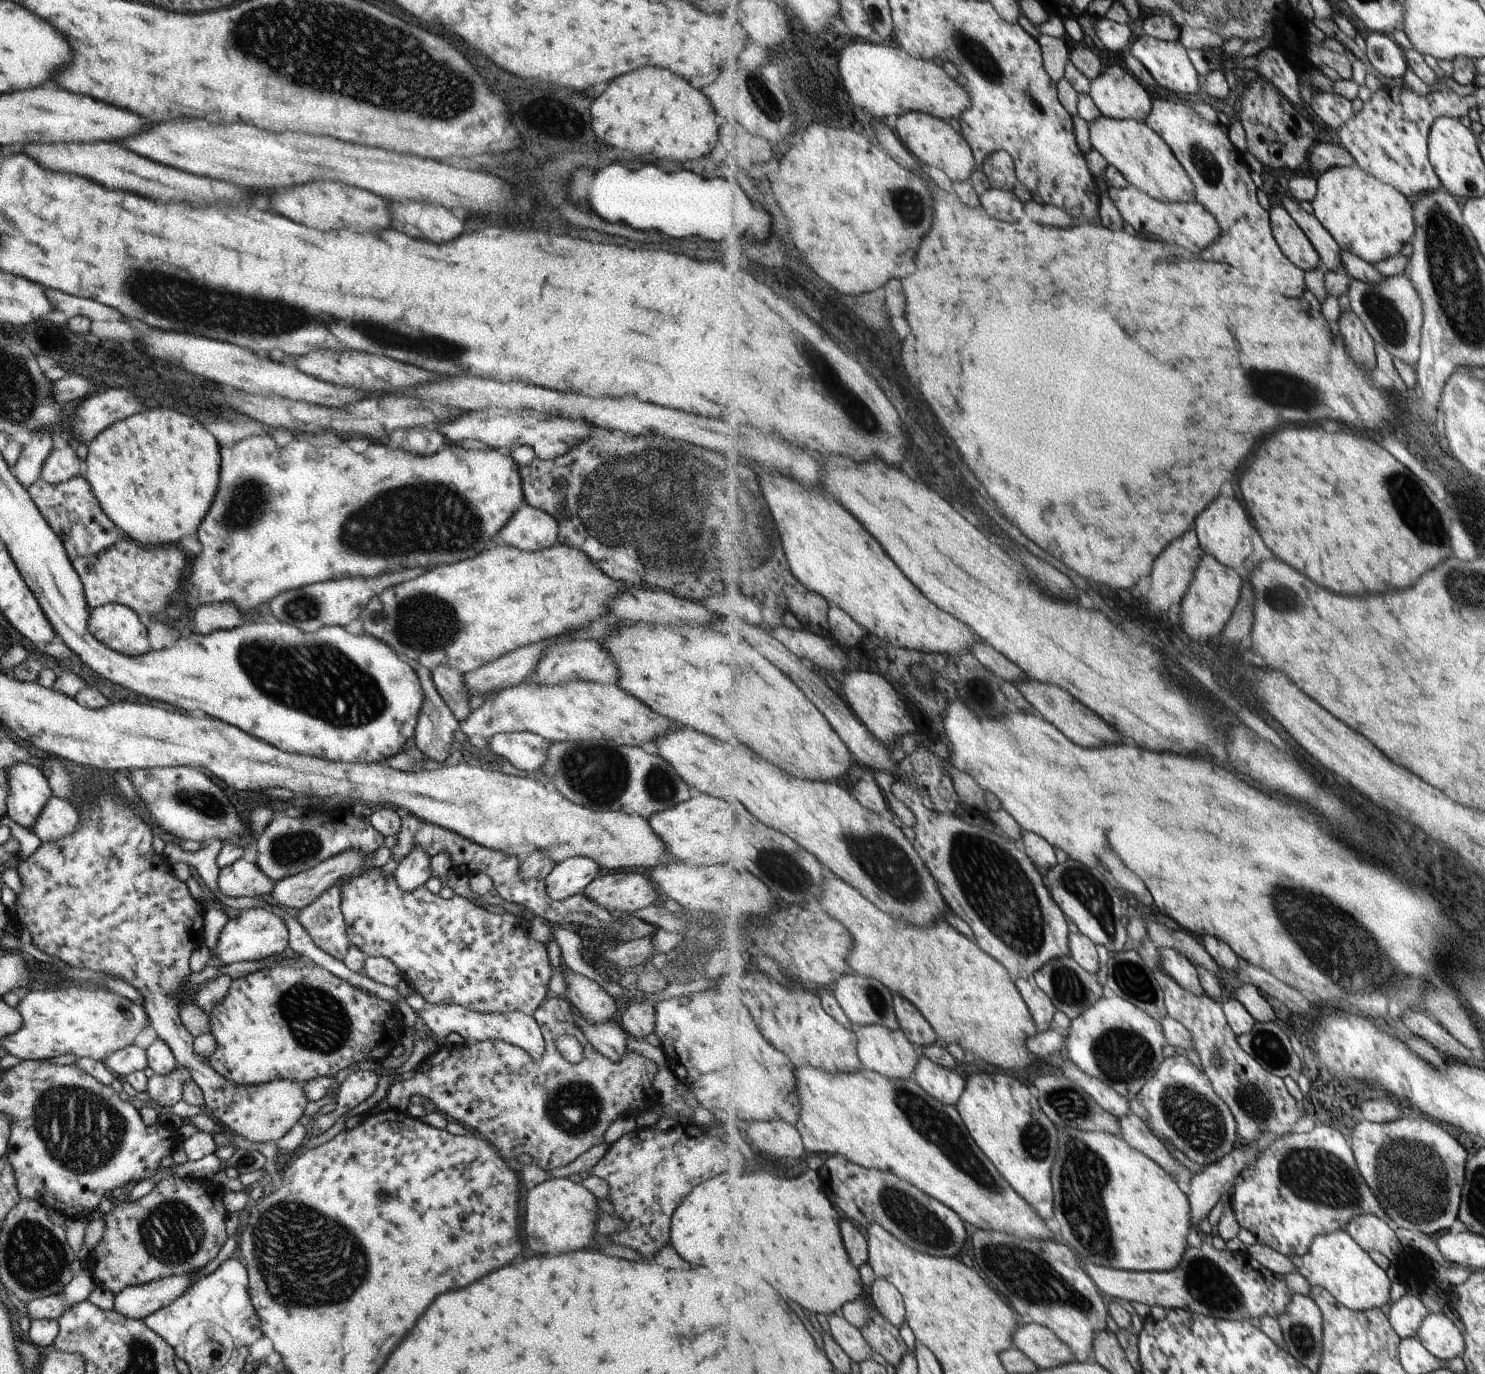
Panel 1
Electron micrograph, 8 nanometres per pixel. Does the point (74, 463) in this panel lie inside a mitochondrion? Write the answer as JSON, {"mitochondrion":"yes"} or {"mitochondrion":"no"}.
{"mitochondrion":"no"}

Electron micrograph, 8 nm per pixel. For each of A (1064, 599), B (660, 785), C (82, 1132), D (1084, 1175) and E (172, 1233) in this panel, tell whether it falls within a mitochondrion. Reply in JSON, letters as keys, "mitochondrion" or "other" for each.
{"A":"other","B":"mitochondrion","C":"mitochondrion","D":"mitochondrion","E":"mitochondrion"}

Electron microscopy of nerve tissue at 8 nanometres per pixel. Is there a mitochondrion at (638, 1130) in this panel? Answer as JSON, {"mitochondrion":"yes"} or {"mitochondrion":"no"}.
{"mitochondrion":"no"}

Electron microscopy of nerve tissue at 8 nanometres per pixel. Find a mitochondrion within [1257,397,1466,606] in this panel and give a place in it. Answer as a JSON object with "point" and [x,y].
{"point":[1396,484]}

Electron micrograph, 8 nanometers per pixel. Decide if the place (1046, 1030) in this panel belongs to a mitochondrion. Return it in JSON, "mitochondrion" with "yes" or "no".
{"mitochondrion":"no"}

